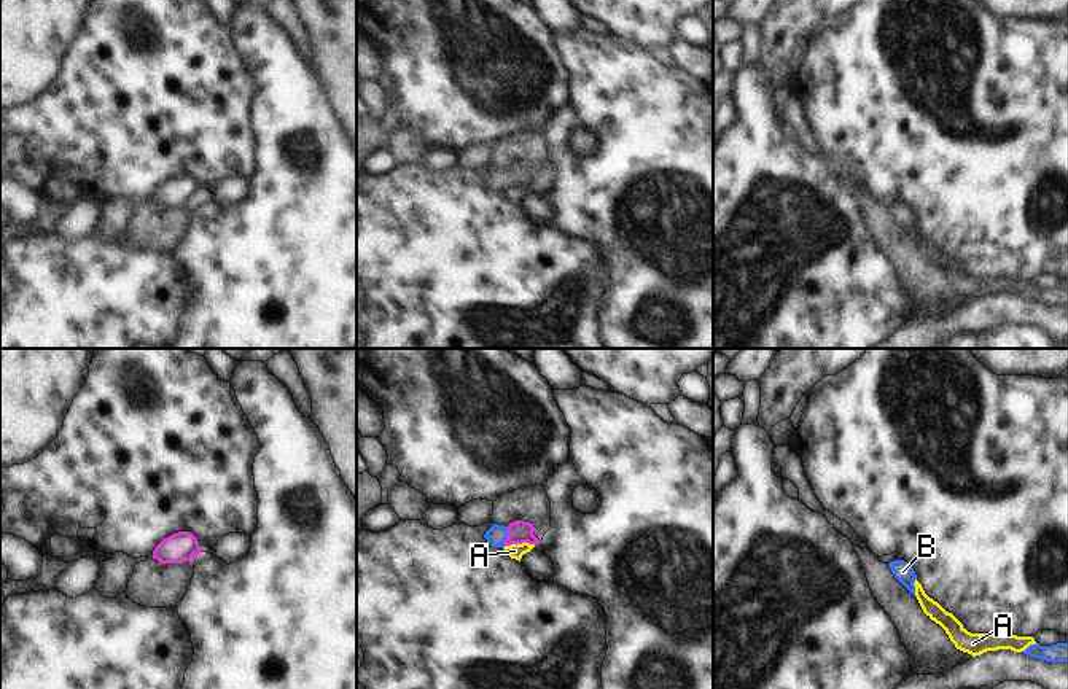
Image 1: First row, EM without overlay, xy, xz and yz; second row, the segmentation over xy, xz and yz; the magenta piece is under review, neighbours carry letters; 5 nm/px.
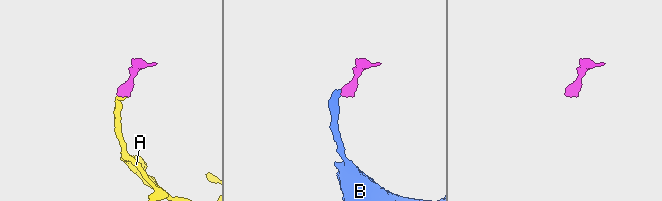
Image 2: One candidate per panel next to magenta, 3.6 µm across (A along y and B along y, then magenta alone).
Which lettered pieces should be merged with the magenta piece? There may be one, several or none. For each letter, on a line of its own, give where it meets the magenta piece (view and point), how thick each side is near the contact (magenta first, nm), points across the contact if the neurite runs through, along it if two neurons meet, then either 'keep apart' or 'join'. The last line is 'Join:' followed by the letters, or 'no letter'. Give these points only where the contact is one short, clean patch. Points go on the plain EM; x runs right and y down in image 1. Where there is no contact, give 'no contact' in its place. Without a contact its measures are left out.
A: meets magenta in xz at (519, 186); 120 nm thick on the magenta side, 80 nm on the other; border along xz (534, 186), (511, 186), (505, 190); keep apart
B: meets magenta in xz at (506, 180); 120 nm thick on the magenta side, 100 nm on the other; runs through xz (519, 175), (506, 180), (495, 179); join
Join: B

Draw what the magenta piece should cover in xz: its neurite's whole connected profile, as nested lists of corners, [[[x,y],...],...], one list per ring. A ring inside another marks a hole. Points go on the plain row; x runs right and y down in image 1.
[[[514,164],[508,170],[493,167],[484,178],[492,191],[505,191],[511,188],[536,188],[541,186],[535,178],[530,165]]]

